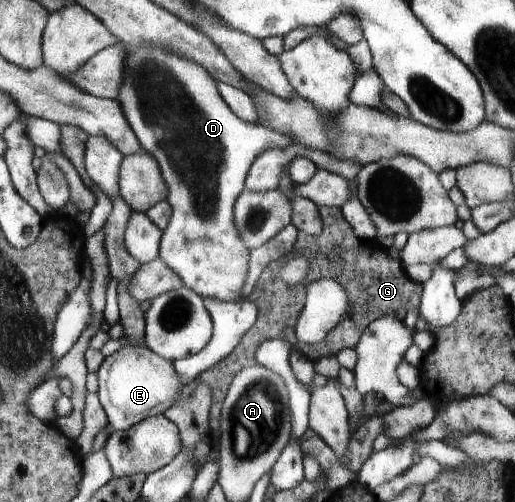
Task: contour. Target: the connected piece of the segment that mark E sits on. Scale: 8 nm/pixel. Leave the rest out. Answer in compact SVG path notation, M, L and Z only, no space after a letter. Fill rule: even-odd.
M125 345L113 355L105 357L98 395L101 397L108 425L114 430L129 430L147 417L166 414L167 409L181 398L183 387L177 379L174 363L161 359L146 346Z

